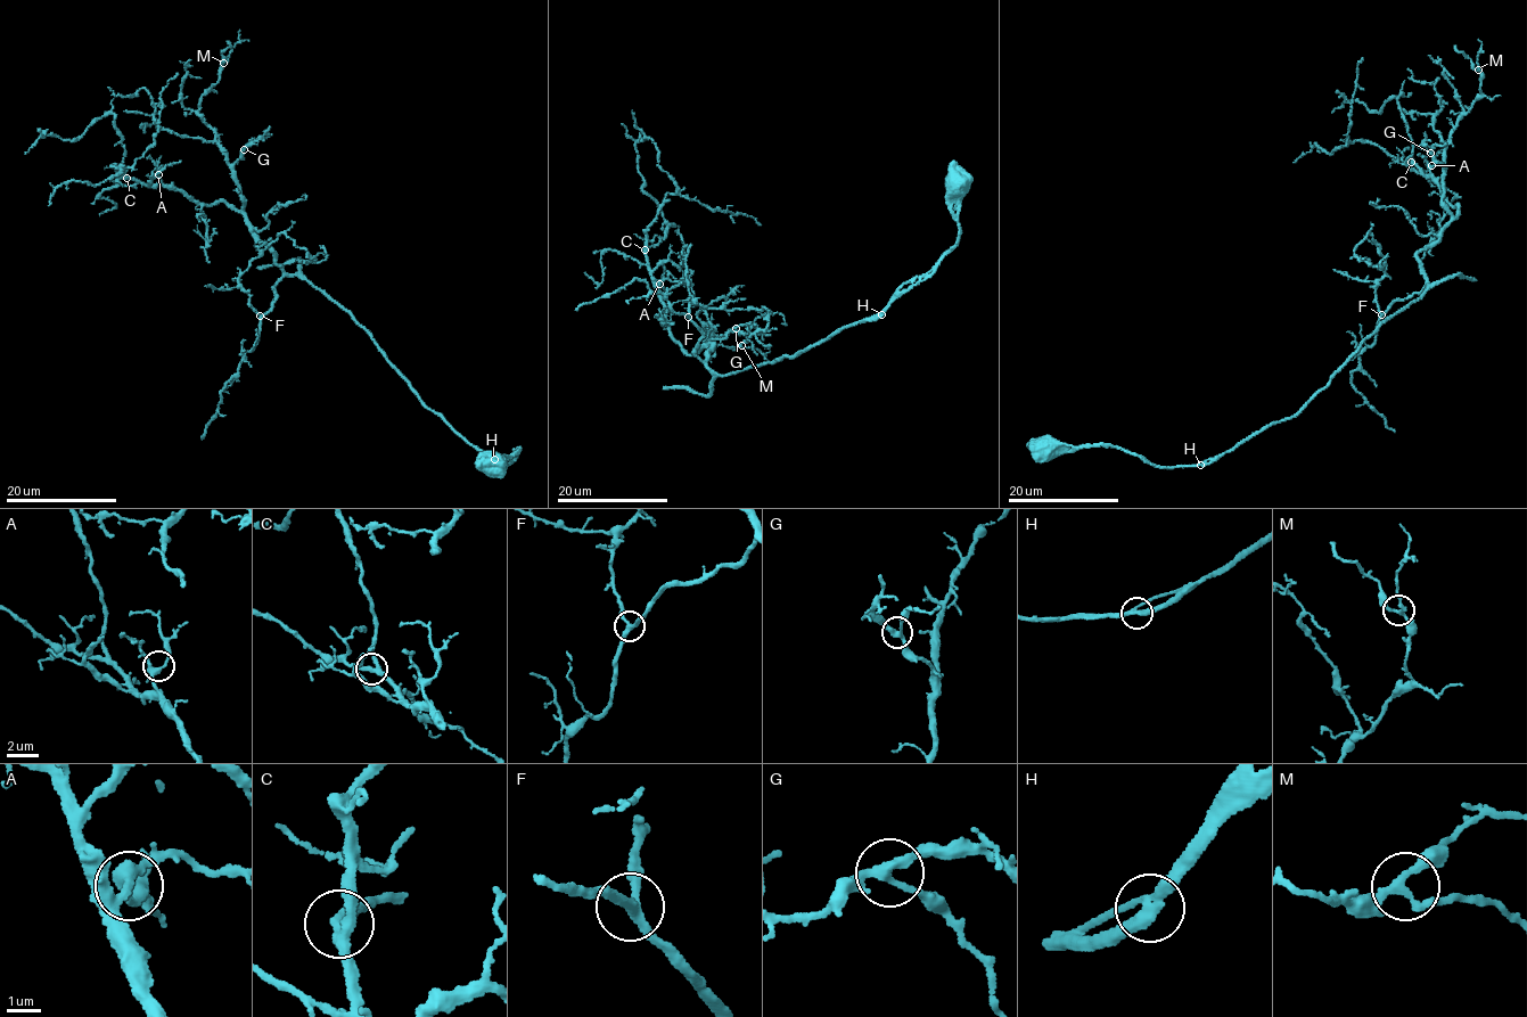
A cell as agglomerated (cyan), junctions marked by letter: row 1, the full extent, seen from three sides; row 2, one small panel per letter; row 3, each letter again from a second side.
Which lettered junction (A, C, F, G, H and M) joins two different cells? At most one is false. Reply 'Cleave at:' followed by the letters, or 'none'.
Cleave at: none

